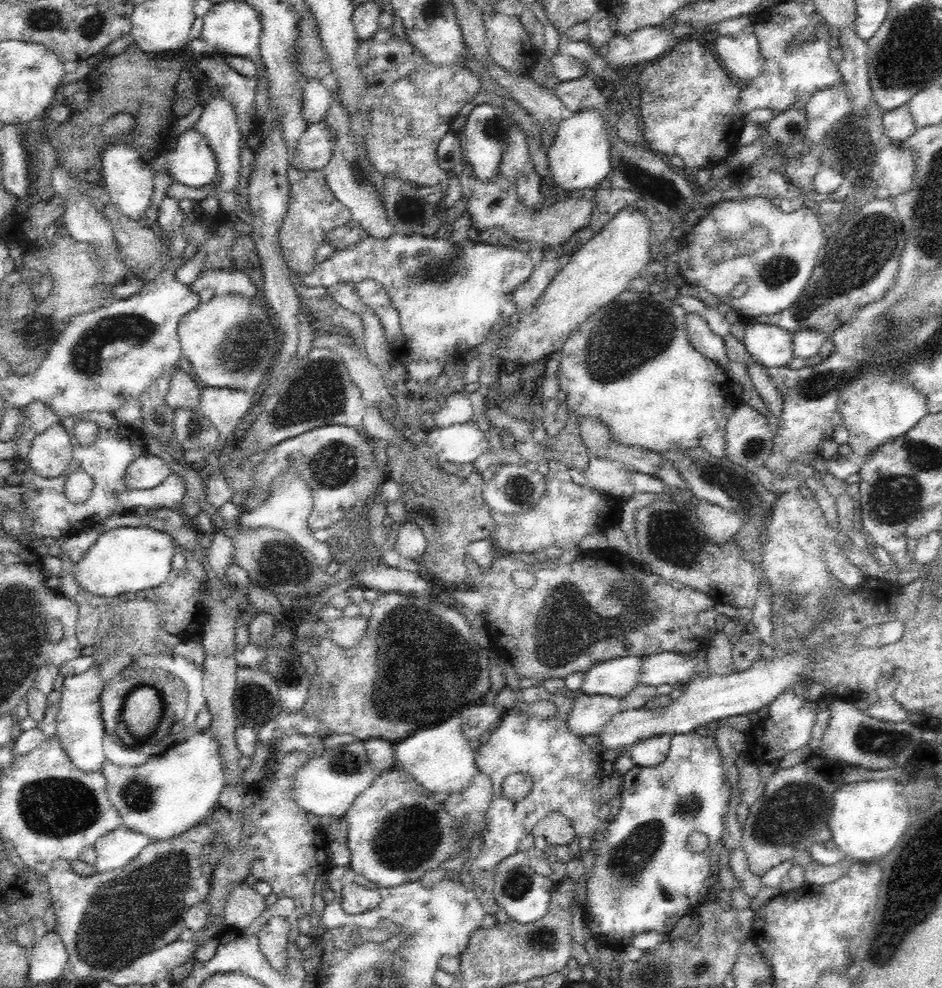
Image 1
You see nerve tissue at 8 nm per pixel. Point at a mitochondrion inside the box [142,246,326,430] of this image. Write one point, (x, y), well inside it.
(238, 354)

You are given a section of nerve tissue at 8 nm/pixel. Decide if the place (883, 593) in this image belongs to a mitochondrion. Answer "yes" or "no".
no

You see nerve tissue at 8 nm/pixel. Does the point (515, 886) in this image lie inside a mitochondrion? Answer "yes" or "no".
yes

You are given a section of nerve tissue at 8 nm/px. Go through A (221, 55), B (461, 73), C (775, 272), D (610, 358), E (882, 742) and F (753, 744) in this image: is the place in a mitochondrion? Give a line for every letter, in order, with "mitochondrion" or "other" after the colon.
A: other
B: other
C: mitochondrion
D: mitochondrion
E: mitochondrion
F: other

